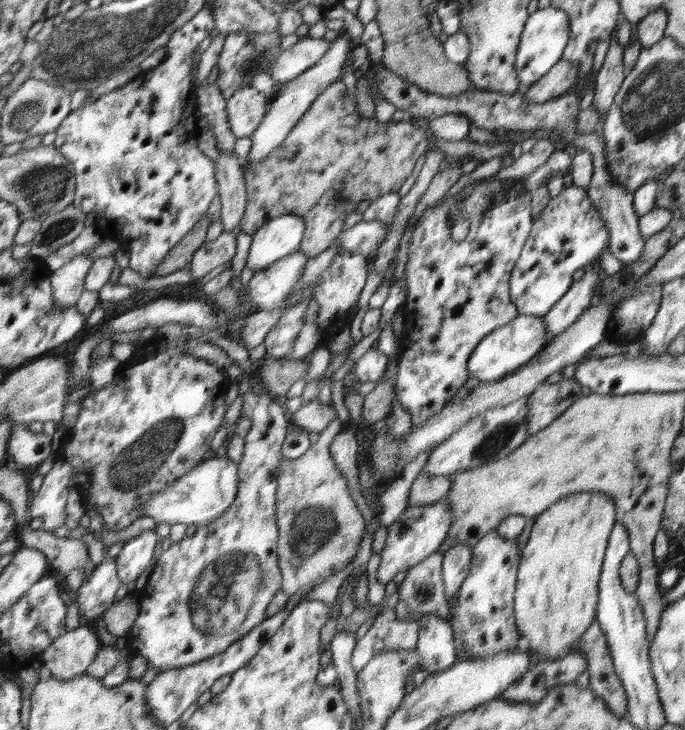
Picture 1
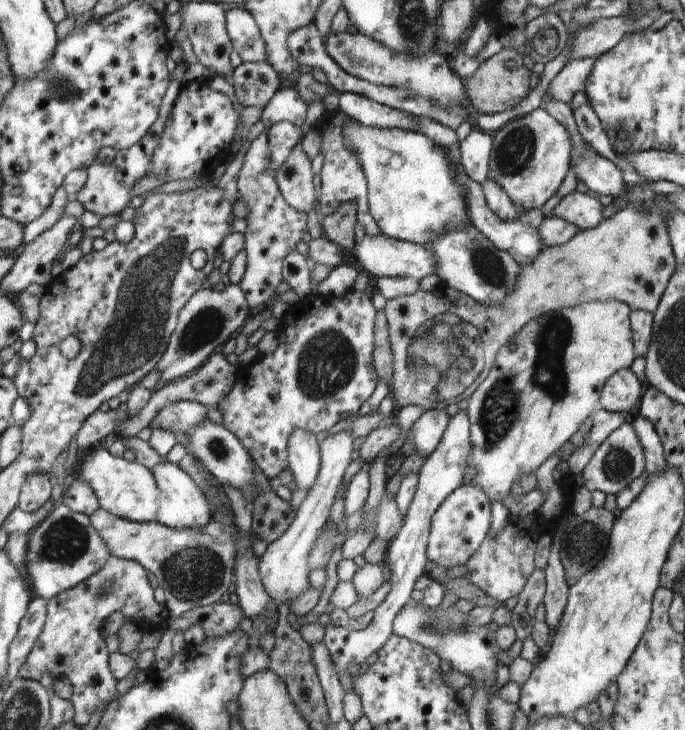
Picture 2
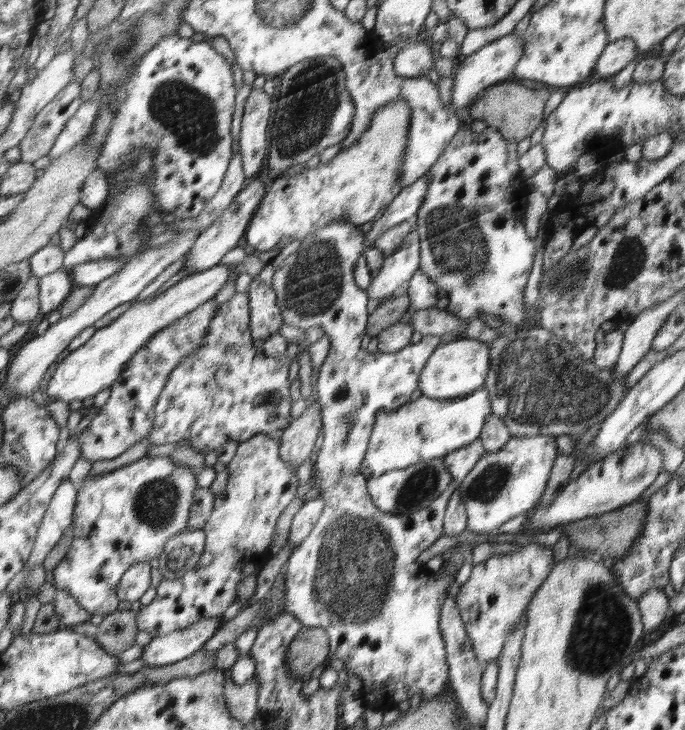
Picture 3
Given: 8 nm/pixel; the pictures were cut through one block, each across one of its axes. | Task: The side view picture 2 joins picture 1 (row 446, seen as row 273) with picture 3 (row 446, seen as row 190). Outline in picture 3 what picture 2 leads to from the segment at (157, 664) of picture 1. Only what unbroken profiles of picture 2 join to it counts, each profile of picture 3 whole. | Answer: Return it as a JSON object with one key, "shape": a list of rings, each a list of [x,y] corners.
{"shape":[[[258,433],[237,446],[235,456],[227,465],[228,484],[222,492],[215,495],[212,513],[202,526],[205,532],[205,549],[198,564],[180,578],[171,582],[163,580],[159,584],[157,597],[137,612],[140,631],[150,633],[153,637],[166,636],[196,625],[196,622],[205,618],[221,616],[234,601],[238,600],[239,582],[254,574],[255,570],[260,570],[273,557],[270,547],[274,540],[276,525],[283,514],[282,510],[292,502],[298,486],[297,468],[292,472],[292,465],[283,461],[279,450],[280,441]]]}

